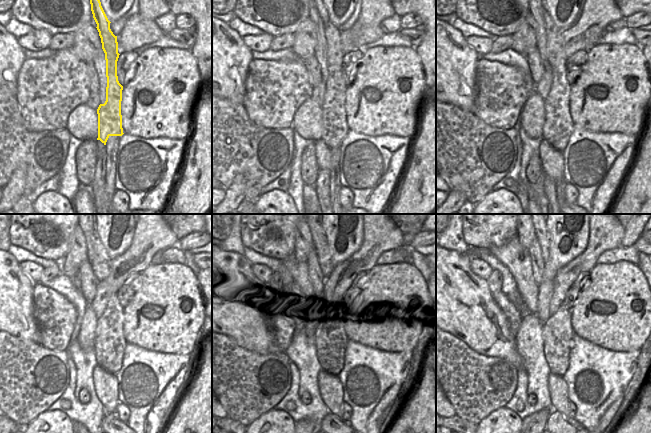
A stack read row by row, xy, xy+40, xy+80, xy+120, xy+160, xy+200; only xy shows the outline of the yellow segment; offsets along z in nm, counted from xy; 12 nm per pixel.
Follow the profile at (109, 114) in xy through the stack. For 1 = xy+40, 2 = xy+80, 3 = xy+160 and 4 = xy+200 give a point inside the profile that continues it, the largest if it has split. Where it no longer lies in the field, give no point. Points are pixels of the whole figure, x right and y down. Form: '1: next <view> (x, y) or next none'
1: next xy+40 (334, 124)
2: next xy+80 (558, 127)
3: next xy+160 (331, 339)
4: next xy+200 (557, 332)

